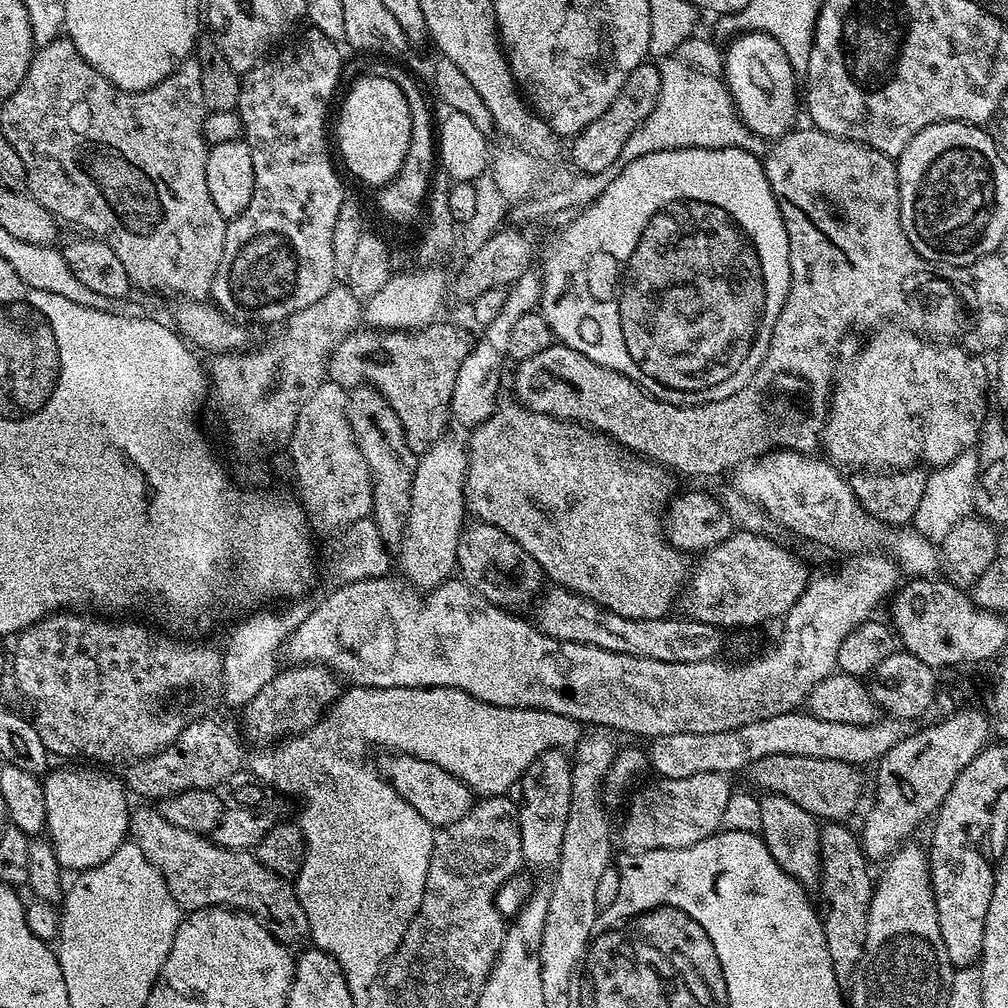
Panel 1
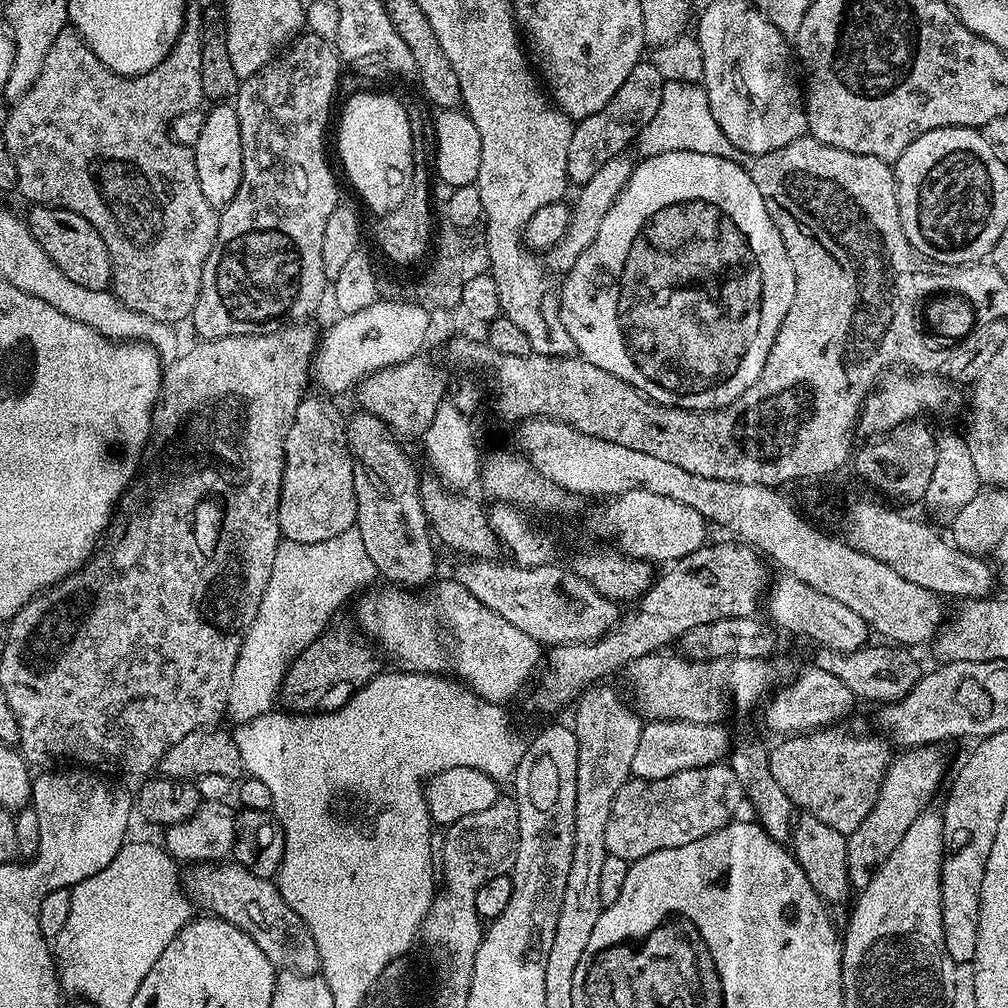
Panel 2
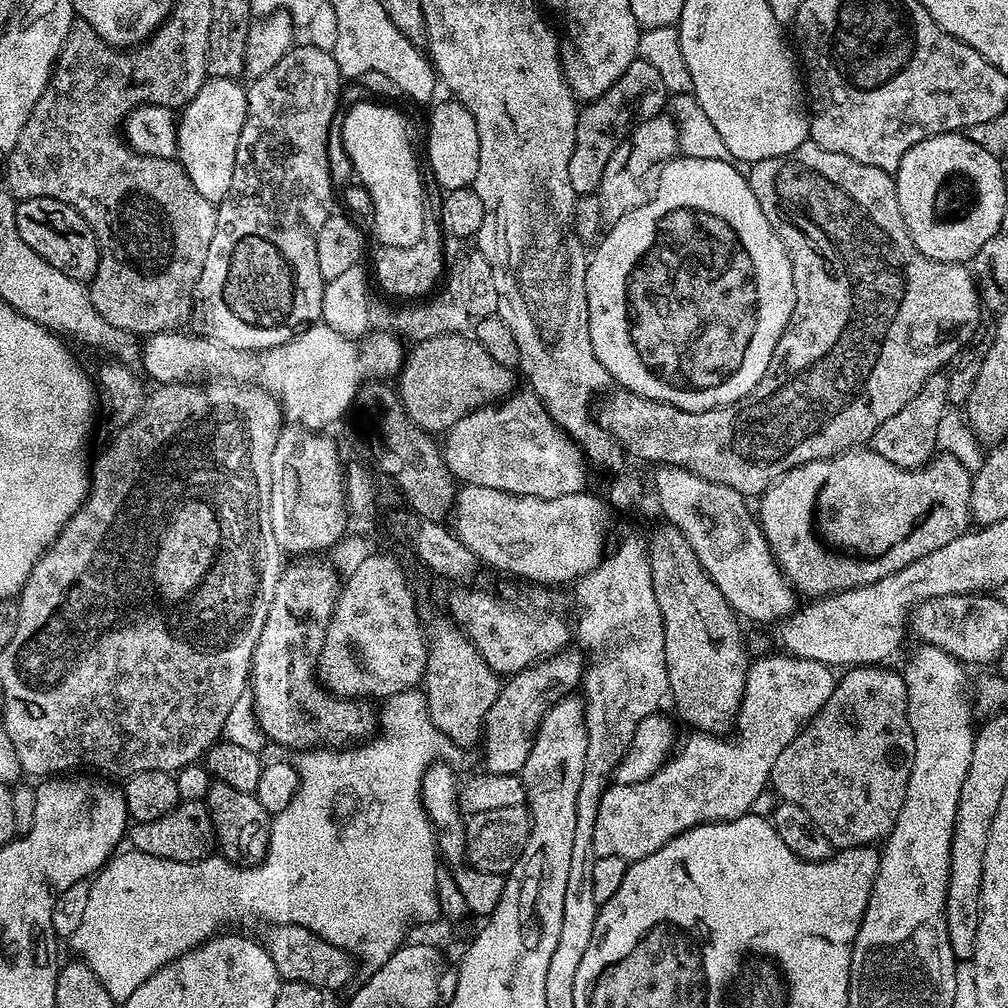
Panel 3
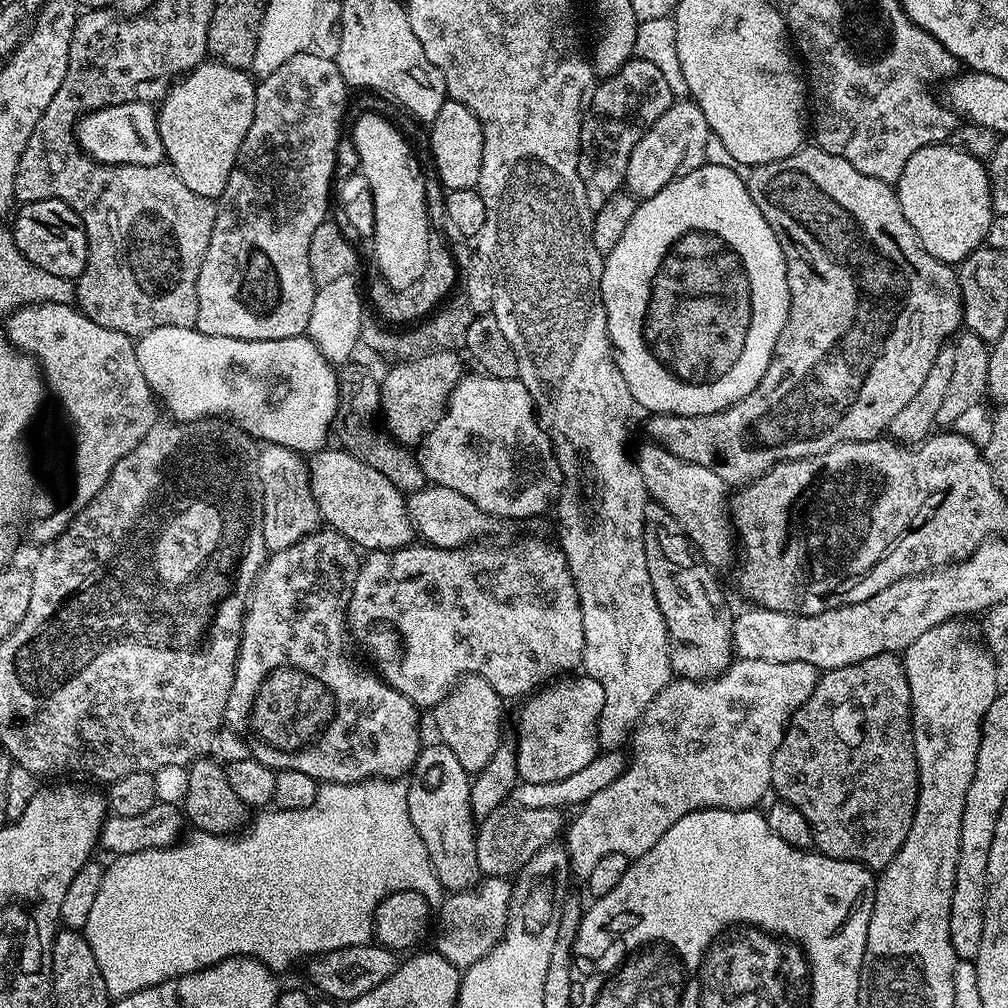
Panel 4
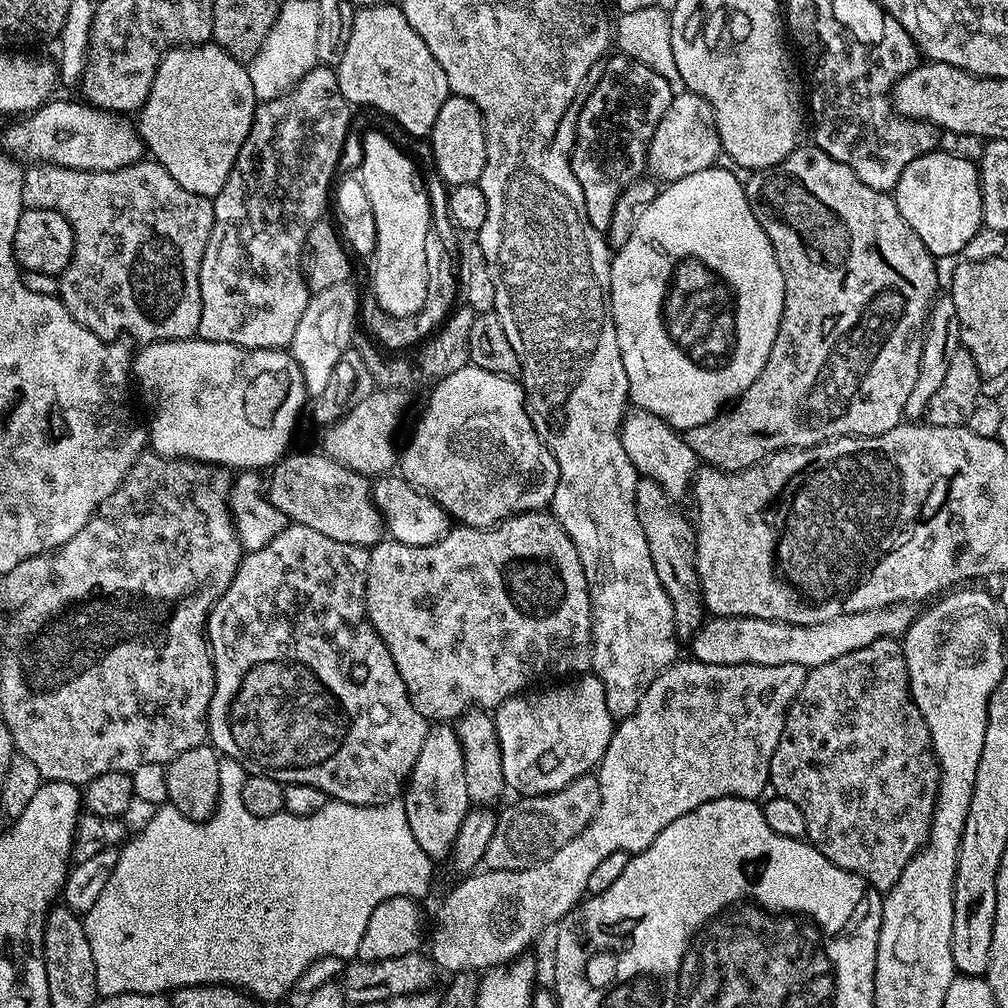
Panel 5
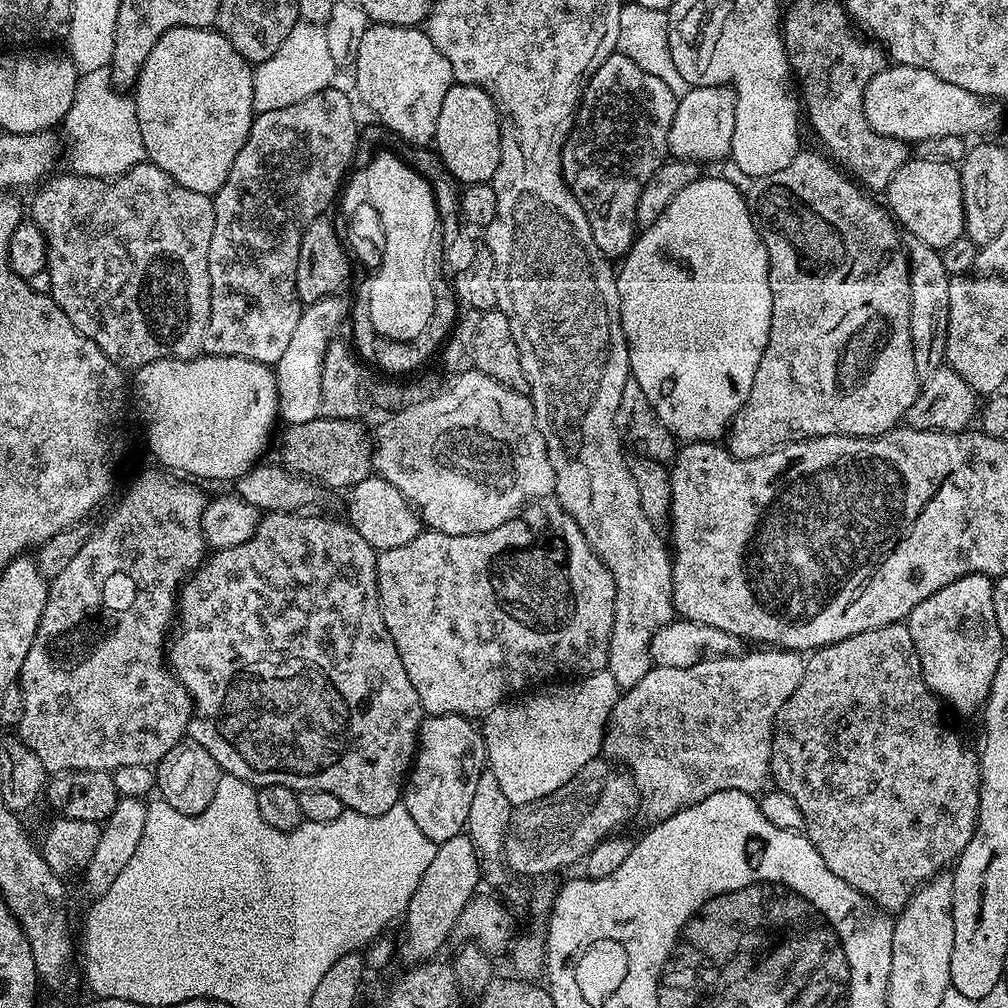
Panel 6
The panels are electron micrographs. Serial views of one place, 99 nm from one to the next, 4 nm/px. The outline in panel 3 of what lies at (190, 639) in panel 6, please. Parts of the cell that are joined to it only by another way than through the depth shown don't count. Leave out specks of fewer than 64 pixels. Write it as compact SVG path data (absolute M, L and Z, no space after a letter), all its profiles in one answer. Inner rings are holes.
M305 554L299 558L293 559L292 564L285 563L283 565L280 577L278 578L278 586L276 587L276 597L274 602L270 606L270 614L266 614L266 626L262 626L262 634L258 634L258 642L254 646L254 654L252 655L252 675L250 677L251 687L254 689L260 688L264 684L264 672L280 672L276 676L276 680L280 684L285 684L288 688L280 688L276 692L276 697L268 696L264 700L264 696L260 692L252 692L252 706L256 713L256 722L259 724L267 739L273 744L281 744L284 748L298 748L297 750L319 750L325 746L352 746L357 742L364 742L369 739L377 731L378 728L378 712L374 707L371 708L371 703L365 702L360 698L345 698L342 696L336 696L333 692L328 691L323 684L320 683L316 675L316 663L318 658L322 654L322 642L326 642L326 630L330 626L330 618L334 614L334 606L336 605L336 600L340 597L340 590L342 587L342 576L341 573L337 571L333 561L326 558L320 554Z

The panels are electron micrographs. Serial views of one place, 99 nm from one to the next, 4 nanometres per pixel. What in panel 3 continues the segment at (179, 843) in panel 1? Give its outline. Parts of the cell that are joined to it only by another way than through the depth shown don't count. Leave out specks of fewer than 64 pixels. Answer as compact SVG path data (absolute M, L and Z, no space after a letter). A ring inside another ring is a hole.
M277 924L267 930L268 937L263 937L262 943L270 954L281 981L306 982L321 990L340 988L351 982L354 960L344 949L326 942L315 932L297 924Z

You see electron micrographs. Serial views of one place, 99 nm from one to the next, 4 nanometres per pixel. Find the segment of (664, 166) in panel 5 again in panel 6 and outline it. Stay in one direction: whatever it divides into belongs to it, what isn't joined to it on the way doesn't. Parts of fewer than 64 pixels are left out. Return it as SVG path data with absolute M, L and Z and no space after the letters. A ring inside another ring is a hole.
M728 86L689 87L688 93L679 97L676 103L674 121L670 126L668 139L669 153L675 159L695 160L706 164L708 160L720 160L731 153L731 140L734 134L736 93Z

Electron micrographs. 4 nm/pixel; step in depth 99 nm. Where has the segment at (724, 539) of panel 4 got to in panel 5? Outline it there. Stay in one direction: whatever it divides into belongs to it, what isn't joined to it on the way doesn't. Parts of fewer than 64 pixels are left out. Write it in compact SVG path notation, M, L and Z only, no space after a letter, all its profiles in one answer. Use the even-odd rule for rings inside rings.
M635 406L629 407L620 424L620 437L626 455L629 456L630 462L634 462L640 476L654 478L654 482L658 482L658 486L662 486L666 494L673 498L680 498L683 492L685 495L691 489L698 471L694 450L690 450L683 435L677 429L671 428L665 420L658 418L658 414L650 414L650 410Z

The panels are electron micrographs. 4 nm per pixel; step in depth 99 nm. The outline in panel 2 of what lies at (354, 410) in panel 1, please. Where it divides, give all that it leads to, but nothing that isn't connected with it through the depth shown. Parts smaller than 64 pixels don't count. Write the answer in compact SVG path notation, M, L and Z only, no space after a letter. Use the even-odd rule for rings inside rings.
M363 410L357 413L346 420L346 448L354 461L354 527L362 534L363 545L377 573L388 579L385 581L408 590L423 589L423 584L427 585L437 573L436 552L432 549L434 536L422 510L421 473L416 473L411 458L400 445L403 443L383 420Z

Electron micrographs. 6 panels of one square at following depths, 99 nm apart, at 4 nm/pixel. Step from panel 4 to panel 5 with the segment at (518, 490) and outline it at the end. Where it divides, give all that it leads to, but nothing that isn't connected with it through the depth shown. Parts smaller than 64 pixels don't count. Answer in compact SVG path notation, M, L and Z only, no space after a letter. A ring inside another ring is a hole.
M470 362L464 368L457 370L448 377L442 377L431 385L432 393L428 396L428 405L408 440L408 445L403 445L398 456L398 472L408 483L419 488L420 491L428 493L439 504L444 505L449 517L453 521L469 528L491 528L508 519L509 516L517 516L519 512L534 512L544 510L551 505L554 498L554 490L558 486L558 462L554 462L554 454L542 442L542 438L534 430L532 420L528 416L528 405L524 394L523 383L519 379L502 374L494 374L490 370L482 370Z

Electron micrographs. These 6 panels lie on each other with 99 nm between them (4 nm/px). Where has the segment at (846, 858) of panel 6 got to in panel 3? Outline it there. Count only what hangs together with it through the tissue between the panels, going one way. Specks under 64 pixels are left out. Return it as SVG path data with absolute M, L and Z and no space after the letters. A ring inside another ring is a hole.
M852 666L847 669L845 676L841 675L834 686L834 694L822 706L820 713L809 720L800 733L792 739L790 743L778 754L778 758L772 767L770 777L771 787L776 787L776 792L780 795L781 801L802 806L806 814L810 814L812 822L826 834L826 838L832 843L833 849L843 850L845 848L866 848L879 845L888 839L888 836L894 830L898 814L902 810L902 802L906 798L906 786L910 782L910 770L914 762L914 734L910 726L908 717L908 699L906 698L906 682L899 671L891 672L888 666Z

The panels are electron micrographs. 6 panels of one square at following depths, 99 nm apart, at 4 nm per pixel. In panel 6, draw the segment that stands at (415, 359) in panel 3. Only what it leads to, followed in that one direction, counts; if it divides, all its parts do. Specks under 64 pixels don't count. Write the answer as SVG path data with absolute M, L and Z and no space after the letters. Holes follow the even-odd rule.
M328 414L310 422L285 427L283 467L297 476L307 476L317 485L350 490L373 471L370 432L356 420L331 420Z

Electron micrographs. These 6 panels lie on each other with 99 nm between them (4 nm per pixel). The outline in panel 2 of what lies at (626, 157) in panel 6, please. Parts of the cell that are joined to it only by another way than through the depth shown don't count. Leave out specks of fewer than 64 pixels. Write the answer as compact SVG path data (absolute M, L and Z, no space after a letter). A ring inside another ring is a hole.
M641 62L630 70L626 82L614 90L614 98L598 110L598 114L590 114L584 120L579 121L572 129L570 138L570 154L566 154L566 166L568 167L568 178L573 185L581 186L598 173L606 162L621 155L624 147L635 141L636 135L658 114L658 105L662 103L662 90L666 81L662 74L650 62Z

